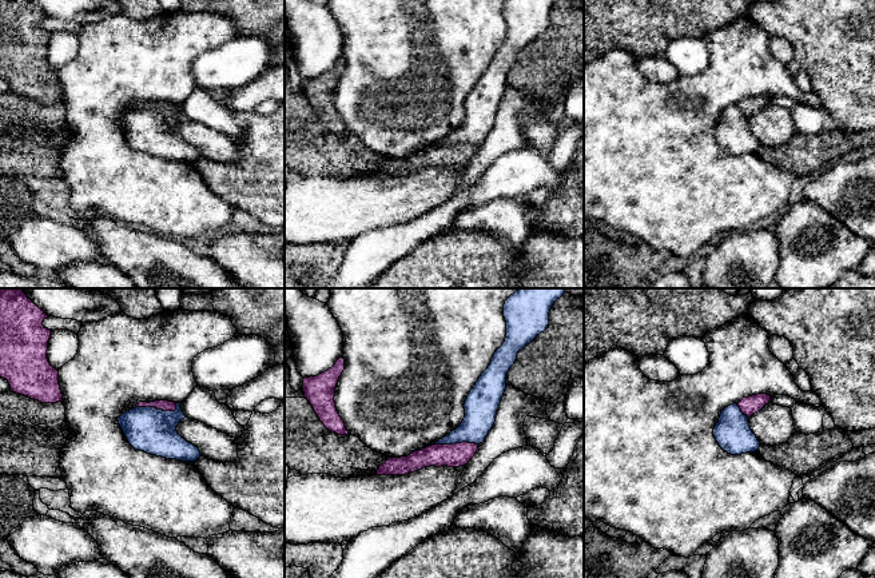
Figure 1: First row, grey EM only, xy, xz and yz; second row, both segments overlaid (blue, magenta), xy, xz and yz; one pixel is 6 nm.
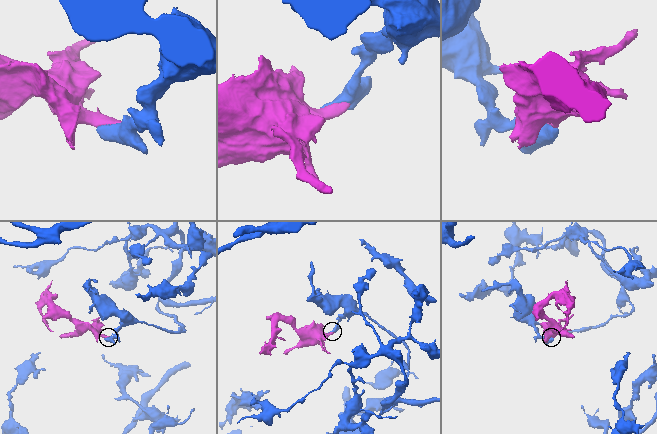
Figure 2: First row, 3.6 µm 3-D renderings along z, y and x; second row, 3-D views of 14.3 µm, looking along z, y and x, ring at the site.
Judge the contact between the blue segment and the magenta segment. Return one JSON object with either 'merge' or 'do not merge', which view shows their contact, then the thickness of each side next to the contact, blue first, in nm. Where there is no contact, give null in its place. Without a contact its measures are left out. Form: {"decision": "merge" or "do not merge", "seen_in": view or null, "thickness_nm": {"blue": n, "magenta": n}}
{"decision": "do not merge", "seen_in": "xy", "thickness_nm": {"blue": 280, "magenta": 60}}

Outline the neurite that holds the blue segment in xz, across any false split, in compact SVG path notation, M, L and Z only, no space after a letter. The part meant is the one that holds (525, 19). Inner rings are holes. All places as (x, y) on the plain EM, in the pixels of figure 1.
M506 0L504 19L506 39L494 53L490 65L481 75L465 100L465 119L461 125L434 146L476 144L485 141L492 131L506 89L506 75L517 55L549 25L549 13L557 0Z

